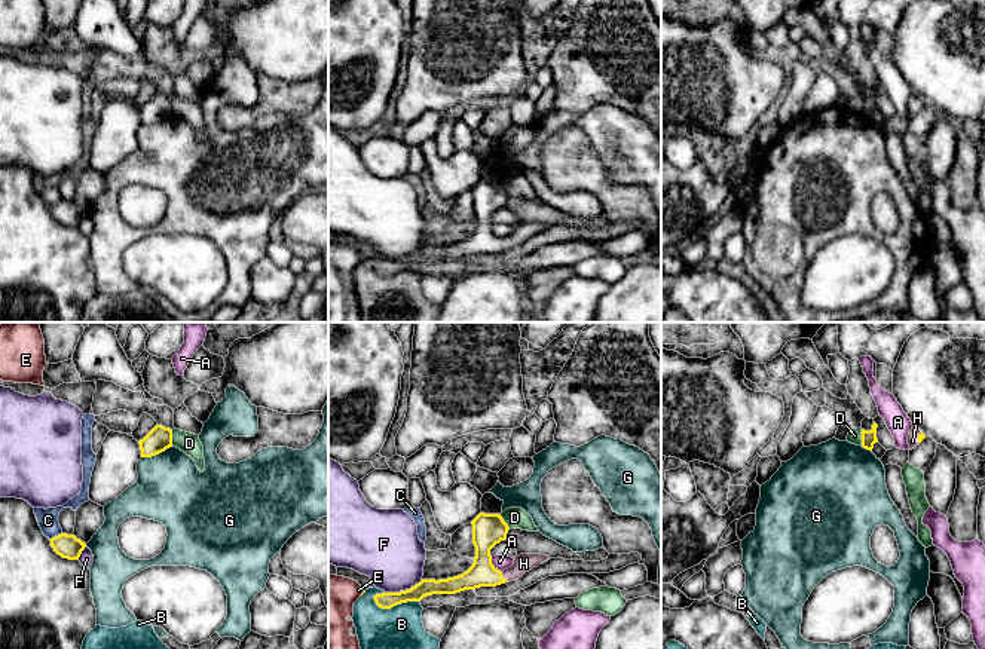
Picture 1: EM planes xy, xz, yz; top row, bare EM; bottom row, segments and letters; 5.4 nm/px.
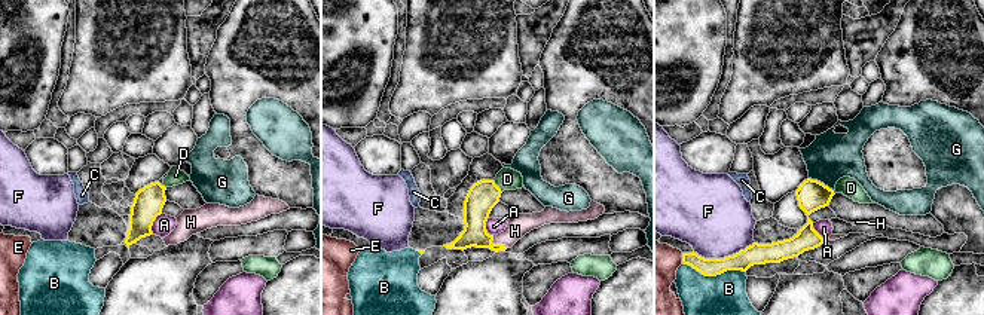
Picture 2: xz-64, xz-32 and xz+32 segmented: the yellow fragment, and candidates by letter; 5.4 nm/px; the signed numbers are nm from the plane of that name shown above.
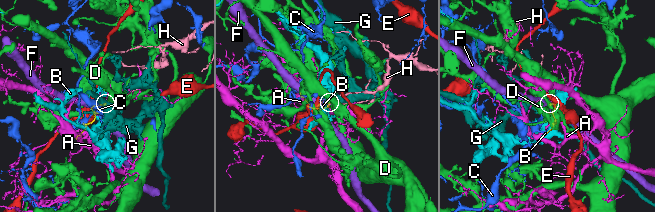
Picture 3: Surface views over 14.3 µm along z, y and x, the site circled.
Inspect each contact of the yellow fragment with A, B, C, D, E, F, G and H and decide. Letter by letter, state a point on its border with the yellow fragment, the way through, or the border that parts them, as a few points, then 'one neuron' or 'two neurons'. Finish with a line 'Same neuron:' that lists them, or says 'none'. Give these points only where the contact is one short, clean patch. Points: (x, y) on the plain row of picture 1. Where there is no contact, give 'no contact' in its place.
A: meets yellow in xz at (492, 232); two neurons
B: meets yellow in xz at (395, 272); two neurons
C: meets yellow in xy at (55, 204); border along xy (61, 199), (49, 207); two neurons
D: meets yellow in xy at (171, 104); border along xy (171, 97), (173, 112); two neurons
E: meets yellow in xz at (363, 260); border along xz (364, 257), (360, 262); two neurons
F: meets yellow in xz at (403, 259); two neurons
G: meets yellow in xy at (156, 121); two neurons
H: meets yellow in xz at (502, 245); runs through xz (486, 202), (485, 232), (502, 245), (513, 241), (523, 230); one neuron
Same neuron: H

